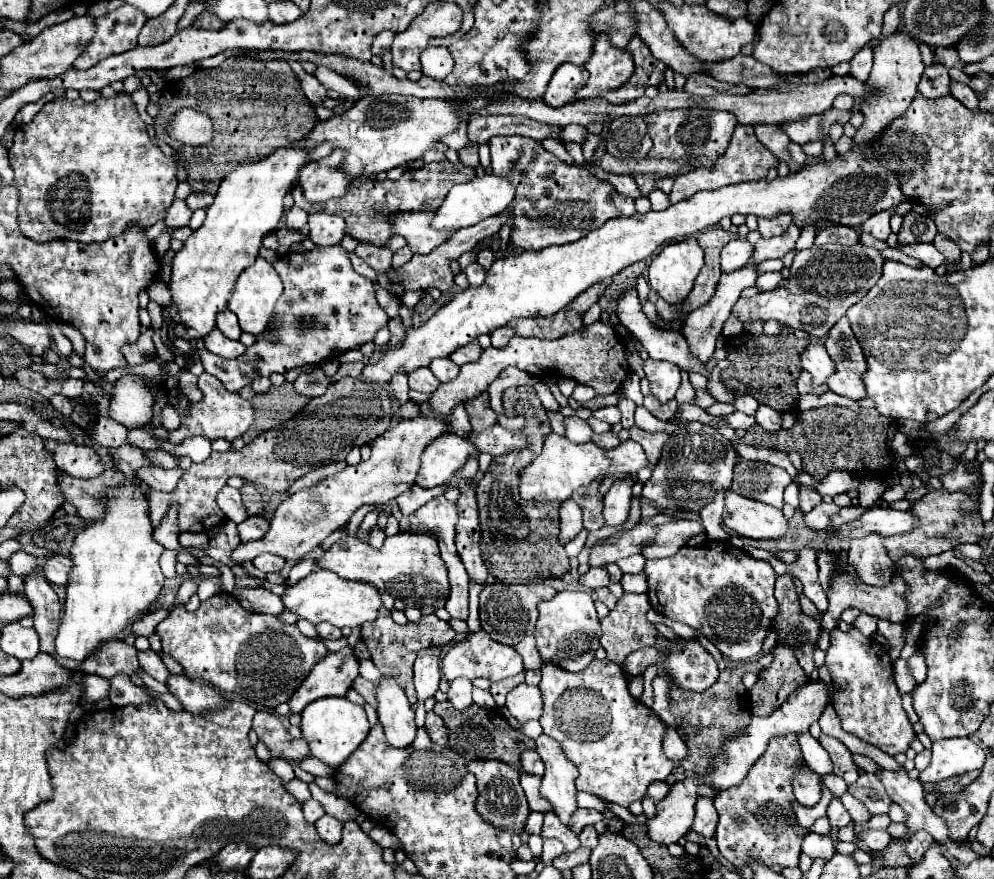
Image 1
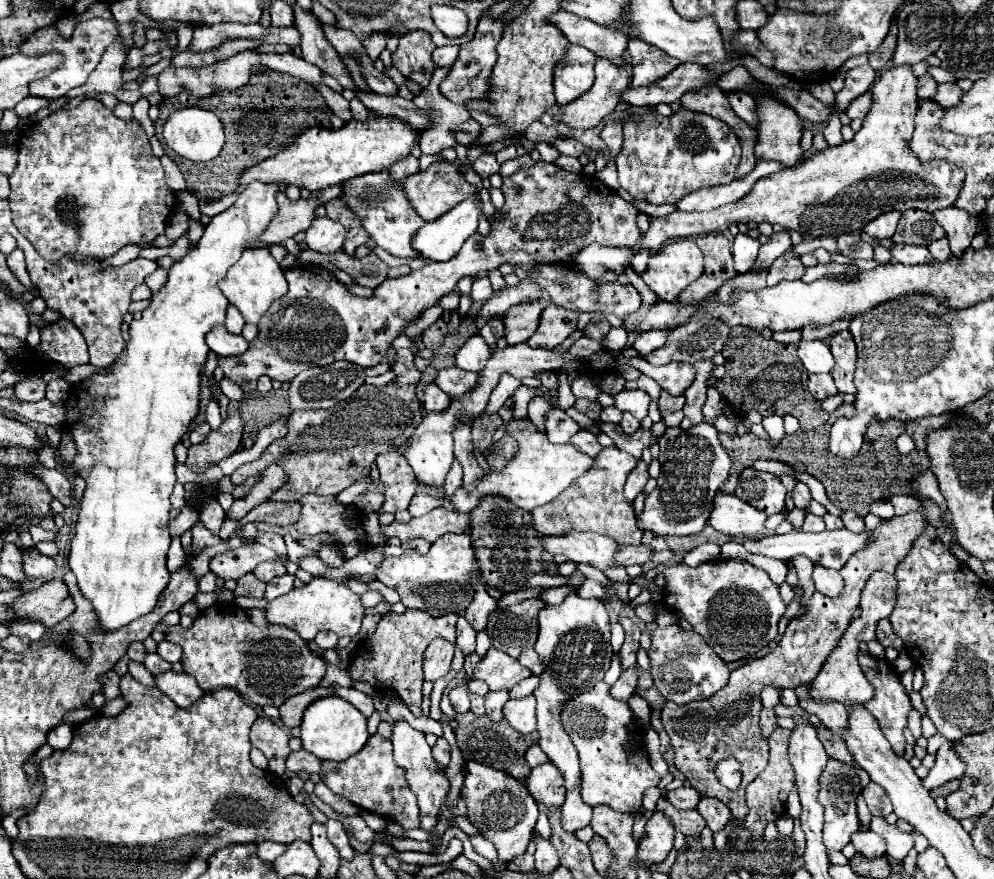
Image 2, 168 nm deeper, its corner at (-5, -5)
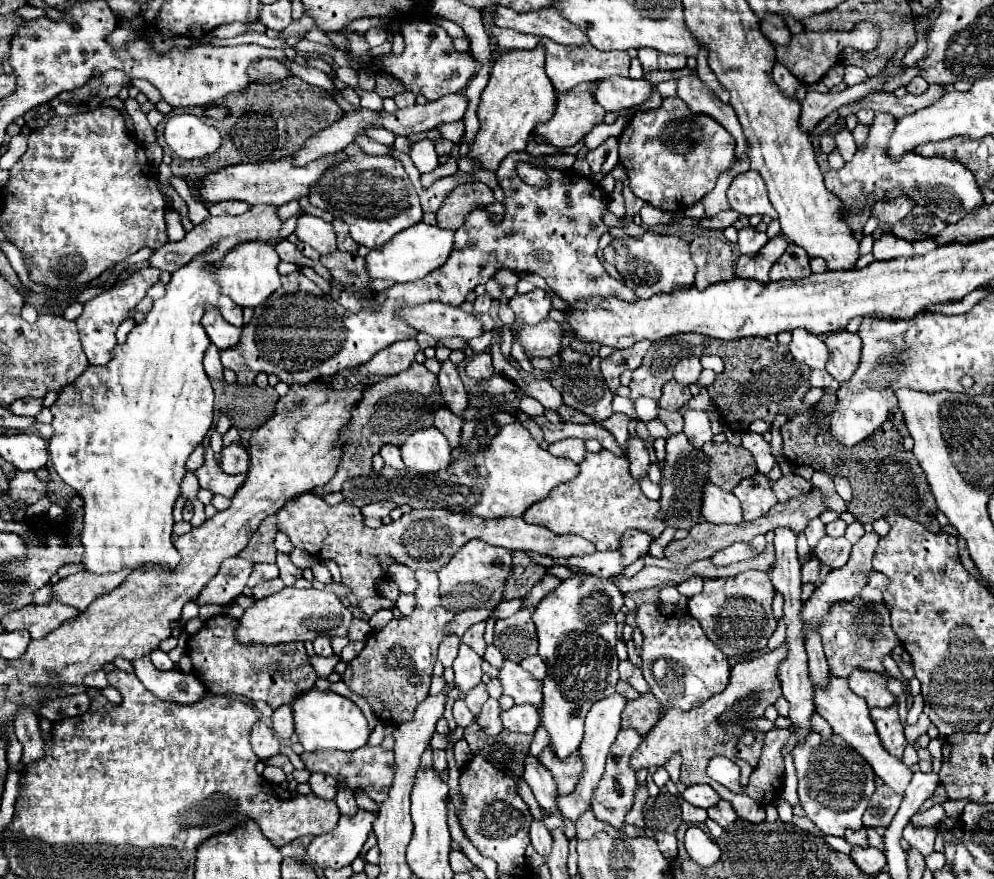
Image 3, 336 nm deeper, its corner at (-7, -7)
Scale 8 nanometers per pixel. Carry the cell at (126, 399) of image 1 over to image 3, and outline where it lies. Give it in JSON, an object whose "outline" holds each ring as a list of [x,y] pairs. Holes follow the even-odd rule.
{"outline":[[[203,256],[191,260],[187,266],[179,268],[173,276],[171,282],[165,286],[165,296],[153,302],[153,308],[145,314],[145,320],[141,324],[137,324],[129,336],[125,346],[117,344],[113,354],[111,354],[111,362],[105,366],[89,366],[73,384],[65,386],[57,398],[57,402],[51,406],[51,414],[53,414],[53,422],[51,426],[55,428],[55,436],[49,440],[49,456],[51,456],[51,464],[57,470],[57,474],[75,490],[83,496],[85,500],[85,528],[81,534],[81,544],[85,548],[83,552],[83,560],[81,566],[85,568],[85,572],[93,572],[93,574],[109,574],[109,572],[119,572],[119,570],[137,570],[143,566],[157,566],[161,570],[173,570],[179,562],[179,552],[175,550],[173,542],[171,542],[171,534],[173,534],[173,504],[179,496],[179,482],[185,476],[185,460],[189,458],[189,454],[195,450],[195,446],[205,438],[207,430],[213,424],[213,388],[211,382],[203,370],[203,356],[205,350],[209,348],[211,340],[207,338],[201,318],[207,310],[207,306],[211,308],[219,308],[219,298],[221,298],[221,290],[217,284],[217,266],[207,262]]]}

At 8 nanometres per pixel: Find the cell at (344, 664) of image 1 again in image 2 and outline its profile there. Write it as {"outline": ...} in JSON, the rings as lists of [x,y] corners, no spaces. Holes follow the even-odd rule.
{"outline":[[[313,688],[313,690],[305,690],[305,692],[301,692],[301,694],[285,700],[285,704],[279,706],[279,718],[281,718],[283,726],[287,726],[287,728],[299,726],[305,708],[307,708],[313,700],[317,700],[317,698],[321,698],[321,696],[329,696],[329,694],[333,694],[331,688]]]}

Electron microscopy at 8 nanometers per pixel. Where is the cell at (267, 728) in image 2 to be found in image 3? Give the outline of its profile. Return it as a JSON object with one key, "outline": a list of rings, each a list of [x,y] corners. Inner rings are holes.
{"outline":[[[259,720],[251,730],[251,746],[253,746],[253,752],[261,760],[267,760],[267,758],[273,758],[279,754],[281,742],[279,742],[279,738],[275,738],[275,732],[265,722]]]}

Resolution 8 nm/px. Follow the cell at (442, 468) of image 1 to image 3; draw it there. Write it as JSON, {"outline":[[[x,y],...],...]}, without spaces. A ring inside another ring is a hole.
{"outline":[[[433,426],[413,432],[401,448],[405,466],[421,474],[445,470],[451,464],[451,454],[453,448],[449,446],[447,438]]]}

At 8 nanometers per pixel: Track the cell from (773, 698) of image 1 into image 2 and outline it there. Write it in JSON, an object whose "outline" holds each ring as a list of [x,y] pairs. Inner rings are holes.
{"outline":[[[767,708],[761,710],[759,726],[761,726],[761,734],[763,734],[763,738],[767,738],[767,736],[777,728],[775,720],[777,720],[777,718],[775,718],[775,712],[773,712],[773,710],[767,710]]]}

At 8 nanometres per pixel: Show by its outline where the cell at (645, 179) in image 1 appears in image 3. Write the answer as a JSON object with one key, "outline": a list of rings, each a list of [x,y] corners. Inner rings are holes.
{"outline":[[[665,98],[661,108],[635,112],[629,126],[619,136],[619,160],[629,176],[629,188],[635,196],[643,198],[651,206],[667,212],[685,212],[687,206],[699,202],[715,188],[719,174],[727,172],[735,164],[735,140],[713,118],[705,114],[693,114],[679,98]]]}

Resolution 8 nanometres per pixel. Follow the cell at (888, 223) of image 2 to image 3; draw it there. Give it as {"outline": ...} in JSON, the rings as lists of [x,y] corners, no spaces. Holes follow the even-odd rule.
{"outline":[[[905,196],[905,198],[895,198],[893,202],[877,202],[871,214],[877,218],[879,226],[893,226],[895,222],[901,222],[911,212],[911,208],[913,204]]]}

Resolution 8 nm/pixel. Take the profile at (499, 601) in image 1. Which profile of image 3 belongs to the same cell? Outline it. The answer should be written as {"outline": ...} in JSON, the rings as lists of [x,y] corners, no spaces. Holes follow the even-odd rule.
{"outline":[[[533,606],[521,608],[517,614],[495,624],[495,646],[509,660],[521,662],[525,656],[537,654],[537,630],[531,622]]]}

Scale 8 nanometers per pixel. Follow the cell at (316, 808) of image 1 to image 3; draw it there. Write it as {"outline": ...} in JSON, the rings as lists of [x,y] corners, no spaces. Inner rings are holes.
{"outline":[[[301,836],[301,838],[297,838],[297,840],[293,840],[293,842],[285,844],[285,846],[281,846],[279,848],[281,856],[283,858],[301,858],[303,852],[305,852],[305,848],[307,848],[307,844],[311,842],[311,838],[313,836]]]}

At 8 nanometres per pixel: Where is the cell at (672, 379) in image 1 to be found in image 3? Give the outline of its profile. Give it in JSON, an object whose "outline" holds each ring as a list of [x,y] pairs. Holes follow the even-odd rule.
{"outline":[[[683,358],[677,366],[675,366],[675,370],[673,370],[673,378],[679,382],[679,384],[683,384],[683,386],[691,386],[691,384],[695,384],[697,382],[697,378],[699,378],[699,374],[701,374],[701,364],[699,364],[699,358]]]}

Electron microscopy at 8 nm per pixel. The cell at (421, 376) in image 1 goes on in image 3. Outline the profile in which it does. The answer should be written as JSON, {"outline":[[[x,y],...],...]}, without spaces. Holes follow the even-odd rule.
{"outline":[[[447,408],[435,410],[435,422],[433,422],[433,426],[439,428],[439,430],[445,434],[445,438],[449,440],[449,444],[451,444],[453,448],[459,446],[463,422],[461,422],[453,412],[449,412]]]}

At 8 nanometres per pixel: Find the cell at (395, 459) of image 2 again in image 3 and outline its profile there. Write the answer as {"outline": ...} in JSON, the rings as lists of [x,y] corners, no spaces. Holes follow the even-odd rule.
{"outline":[[[385,444],[379,454],[381,454],[381,458],[385,460],[385,466],[391,466],[391,468],[405,468],[399,448],[395,448],[395,446],[391,446],[391,444]]]}

